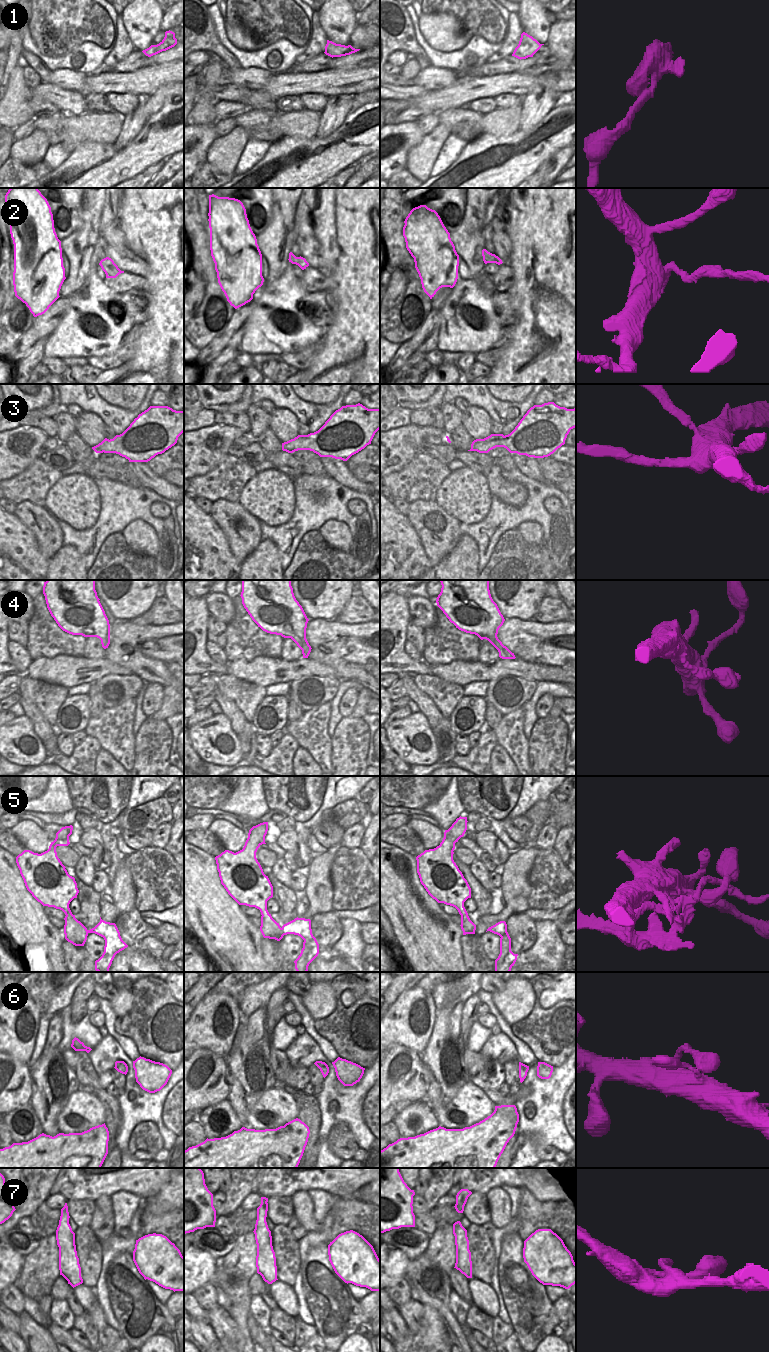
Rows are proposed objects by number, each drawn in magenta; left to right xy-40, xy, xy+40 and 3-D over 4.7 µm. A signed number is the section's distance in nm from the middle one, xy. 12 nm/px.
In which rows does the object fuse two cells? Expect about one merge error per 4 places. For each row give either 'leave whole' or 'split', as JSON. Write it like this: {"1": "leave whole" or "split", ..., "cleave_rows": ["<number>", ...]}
{"1": "leave whole", "2": "split", "3": "split", "4": "leave whole", "5": "split", "6": "leave whole", "7": "leave whole", "cleave_rows": ["2", "3", "5"]}

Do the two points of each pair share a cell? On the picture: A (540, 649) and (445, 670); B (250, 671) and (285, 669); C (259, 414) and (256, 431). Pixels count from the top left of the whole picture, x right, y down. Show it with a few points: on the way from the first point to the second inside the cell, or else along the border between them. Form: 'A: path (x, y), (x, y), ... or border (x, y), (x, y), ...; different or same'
A: border (516, 657), (539, 663); different
B: path (259, 671), (276, 670); same
C: path (259, 418), (258, 427); same

